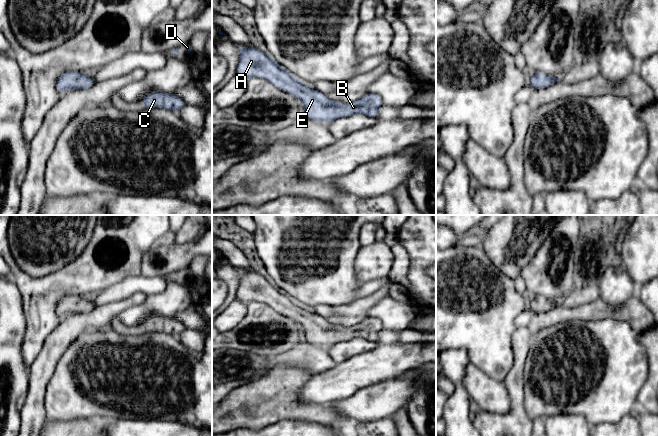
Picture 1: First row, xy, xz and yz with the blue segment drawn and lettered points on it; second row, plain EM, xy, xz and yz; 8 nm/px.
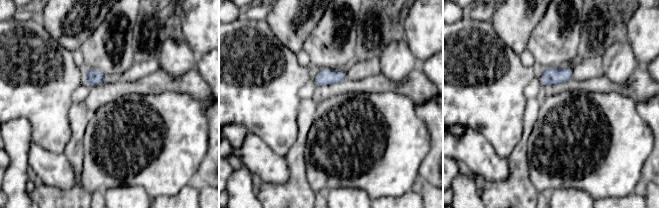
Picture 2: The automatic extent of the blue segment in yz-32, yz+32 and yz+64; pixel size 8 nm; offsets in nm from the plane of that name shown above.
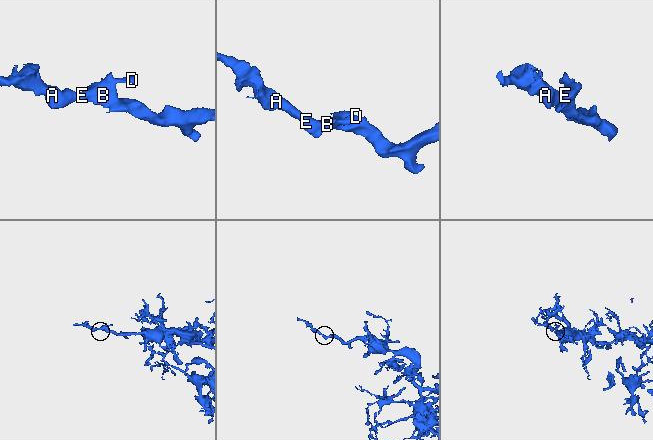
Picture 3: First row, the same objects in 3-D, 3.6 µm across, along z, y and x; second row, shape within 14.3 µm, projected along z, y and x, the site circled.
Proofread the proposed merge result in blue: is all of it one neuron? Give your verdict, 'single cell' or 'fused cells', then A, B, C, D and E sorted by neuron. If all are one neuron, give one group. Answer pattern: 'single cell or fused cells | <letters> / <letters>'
single cell | A B C D E

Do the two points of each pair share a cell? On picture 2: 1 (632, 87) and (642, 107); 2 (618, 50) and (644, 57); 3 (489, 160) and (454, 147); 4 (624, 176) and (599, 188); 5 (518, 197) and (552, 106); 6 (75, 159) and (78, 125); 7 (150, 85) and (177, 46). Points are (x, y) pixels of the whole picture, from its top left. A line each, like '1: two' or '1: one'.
1: two
2: two
3: one
4: one
5: two
6: one
7: two

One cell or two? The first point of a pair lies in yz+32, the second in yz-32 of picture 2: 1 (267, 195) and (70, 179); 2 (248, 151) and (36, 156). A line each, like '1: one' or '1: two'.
1: two
2: one

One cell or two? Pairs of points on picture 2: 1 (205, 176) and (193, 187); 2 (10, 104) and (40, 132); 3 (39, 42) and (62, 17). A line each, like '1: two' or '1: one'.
1: two
2: one
3: two

